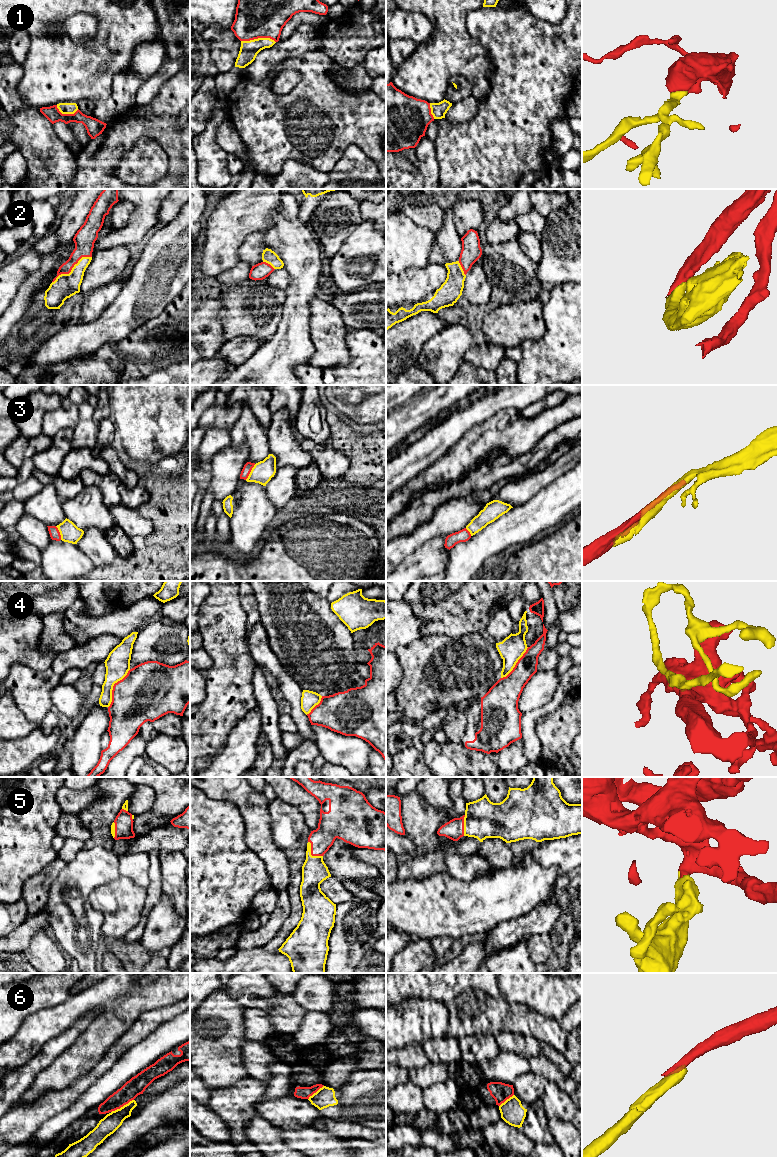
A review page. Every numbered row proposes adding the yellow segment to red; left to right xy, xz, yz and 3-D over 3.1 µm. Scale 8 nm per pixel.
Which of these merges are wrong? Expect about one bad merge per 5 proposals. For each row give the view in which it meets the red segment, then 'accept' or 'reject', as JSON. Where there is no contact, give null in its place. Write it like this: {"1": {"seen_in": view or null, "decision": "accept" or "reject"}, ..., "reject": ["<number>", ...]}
{"1": {"seen_in": "xz", "decision": "accept"}, "2": {"seen_in": "xy", "decision": "accept"}, "3": {"seen_in": "xz", "decision": "accept"}, "4": {"seen_in": "xy", "decision": "accept"}, "5": {"seen_in": "xz", "decision": "accept"}, "6": {"seen_in": "xy", "decision": "reject"}, "reject": ["6"]}

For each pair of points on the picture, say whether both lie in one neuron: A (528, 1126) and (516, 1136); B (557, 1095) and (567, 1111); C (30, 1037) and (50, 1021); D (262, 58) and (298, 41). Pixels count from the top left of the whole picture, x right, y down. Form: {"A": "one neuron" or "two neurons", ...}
{"A": "two neurons", "B": "one neuron", "C": "one neuron", "D": "one neuron"}

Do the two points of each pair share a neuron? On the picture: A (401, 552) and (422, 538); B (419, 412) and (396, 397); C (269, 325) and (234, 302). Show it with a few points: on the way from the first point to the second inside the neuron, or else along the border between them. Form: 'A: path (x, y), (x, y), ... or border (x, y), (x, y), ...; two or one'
A: path (406, 547), (417, 539); one
B: border (417, 395), (396, 408); two
C: path (260, 319), (243, 310); one

